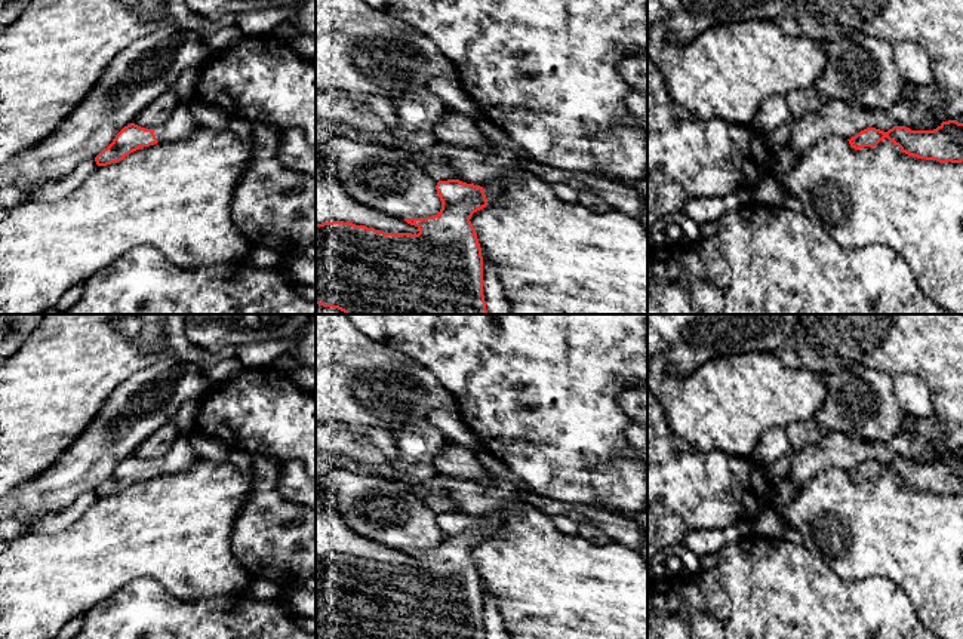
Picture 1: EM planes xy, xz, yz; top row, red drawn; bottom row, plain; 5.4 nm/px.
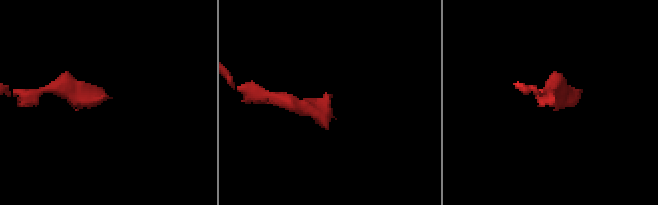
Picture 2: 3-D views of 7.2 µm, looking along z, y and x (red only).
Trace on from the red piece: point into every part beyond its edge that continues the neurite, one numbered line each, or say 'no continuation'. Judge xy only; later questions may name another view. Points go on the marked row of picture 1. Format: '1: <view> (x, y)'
1: xy (181, 123)

